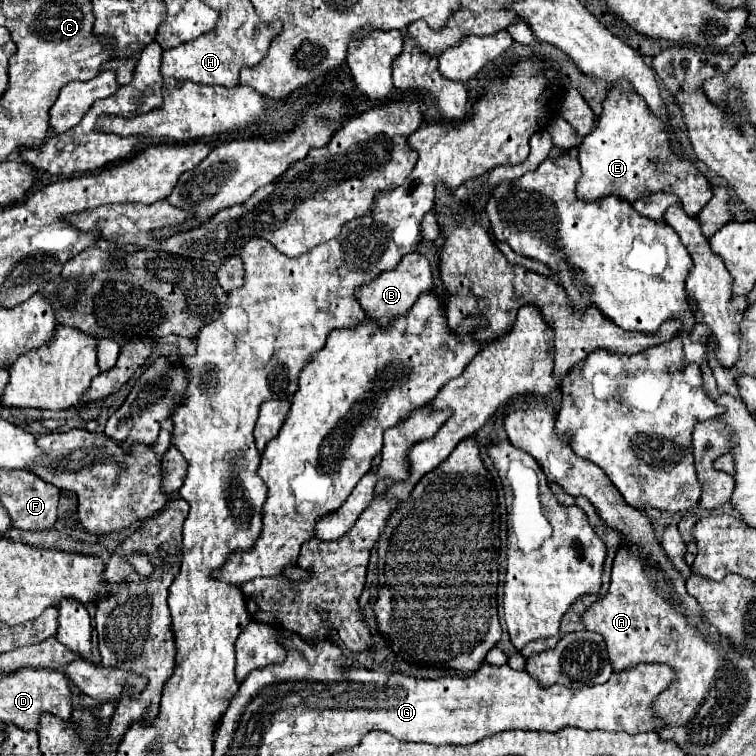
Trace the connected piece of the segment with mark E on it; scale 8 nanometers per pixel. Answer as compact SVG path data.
M609 90L595 130L587 134L579 146L579 162L583 174L577 182L577 196L583 202L597 202L617 194L633 204L637 198L669 192L677 194L687 214L697 216L713 196L711 184L693 162L681 162L681 158L673 154L669 140L663 136L661 122L649 114L649 108L637 98L637 94Z

